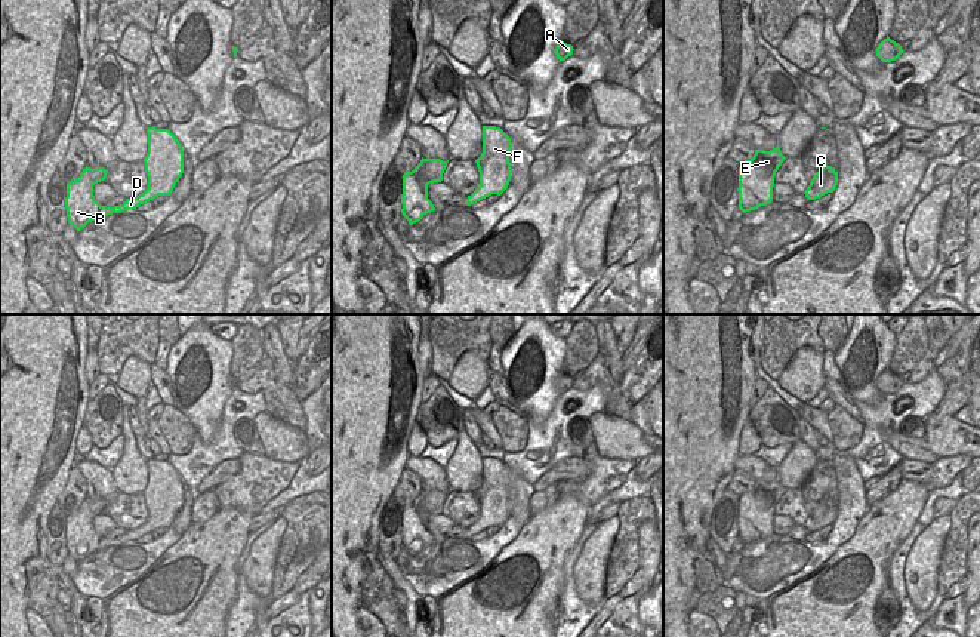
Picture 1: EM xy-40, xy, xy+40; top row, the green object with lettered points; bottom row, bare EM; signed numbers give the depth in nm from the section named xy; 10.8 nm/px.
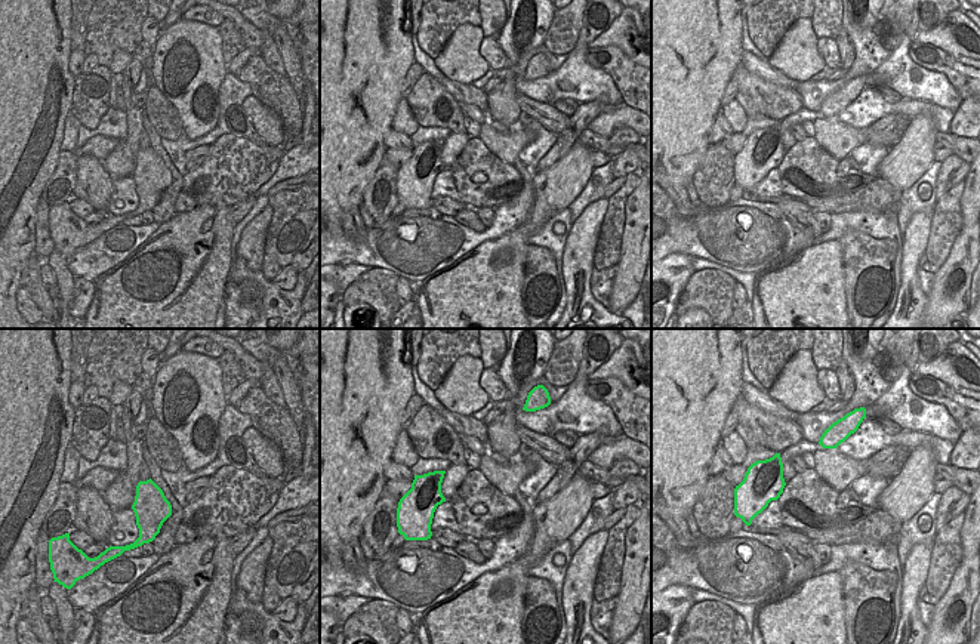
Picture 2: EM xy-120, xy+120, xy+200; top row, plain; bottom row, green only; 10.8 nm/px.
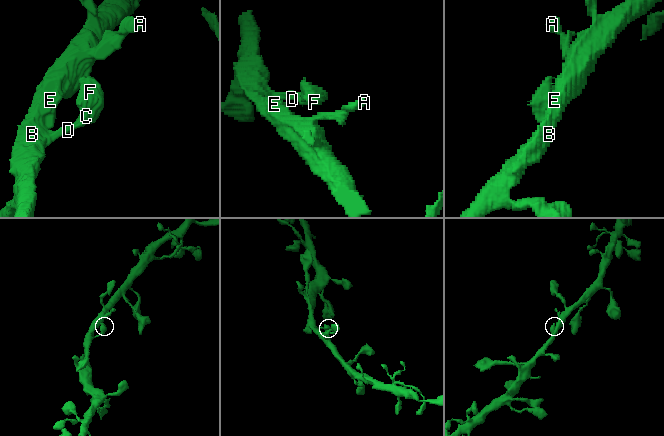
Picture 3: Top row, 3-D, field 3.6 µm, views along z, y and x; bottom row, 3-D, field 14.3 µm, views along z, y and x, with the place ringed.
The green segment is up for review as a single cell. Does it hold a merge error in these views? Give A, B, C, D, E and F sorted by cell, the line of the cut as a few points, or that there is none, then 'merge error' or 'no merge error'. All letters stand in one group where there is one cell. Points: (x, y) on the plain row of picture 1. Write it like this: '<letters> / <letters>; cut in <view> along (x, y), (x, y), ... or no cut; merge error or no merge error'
A B C D E F; no cut; no merge error

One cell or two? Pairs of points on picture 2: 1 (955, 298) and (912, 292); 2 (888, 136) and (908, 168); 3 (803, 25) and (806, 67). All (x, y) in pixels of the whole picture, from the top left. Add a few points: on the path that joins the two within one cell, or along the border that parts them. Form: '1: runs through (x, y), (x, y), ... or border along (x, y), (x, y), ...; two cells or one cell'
1: border along (927, 295), (923, 313); two cells
2: border along (897, 141), (890, 148); two cells
3: runs through (803, 36), (806, 56); one cell

